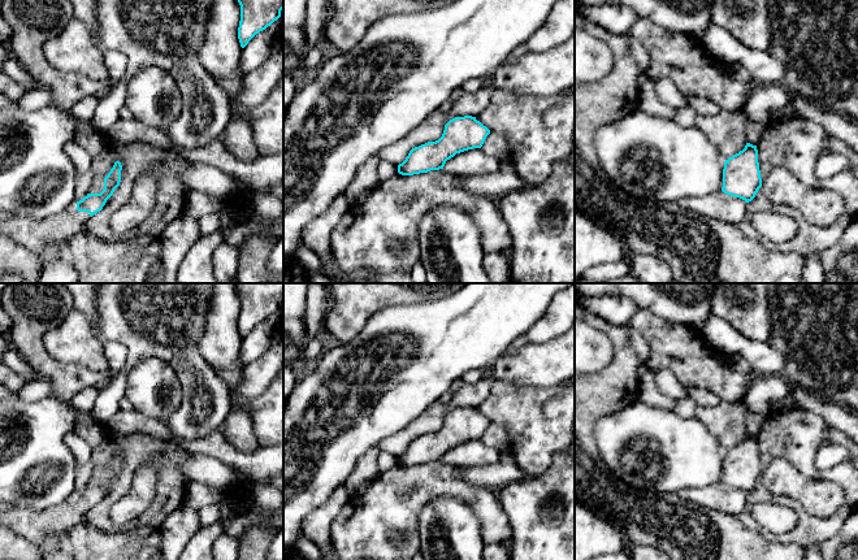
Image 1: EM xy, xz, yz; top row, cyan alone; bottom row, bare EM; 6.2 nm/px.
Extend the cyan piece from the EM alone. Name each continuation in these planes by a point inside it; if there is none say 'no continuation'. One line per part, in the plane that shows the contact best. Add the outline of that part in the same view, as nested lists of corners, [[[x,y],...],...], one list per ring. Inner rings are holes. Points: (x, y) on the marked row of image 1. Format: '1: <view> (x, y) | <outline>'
1: xy (31, 233) | [[[73,200],[62,212],[46,218],[12,217],[0,221],[0,234],[12,236],[34,253],[40,252],[46,243],[58,249],[62,242],[68,243],[78,231],[86,229],[90,217],[88,212],[78,212],[77,201]]]

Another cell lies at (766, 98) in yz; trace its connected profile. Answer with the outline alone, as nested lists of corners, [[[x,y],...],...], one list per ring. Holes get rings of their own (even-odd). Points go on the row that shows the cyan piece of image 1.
[[[781,83],[757,84],[742,110],[748,120],[759,120],[768,123],[771,113],[788,104],[789,94]]]

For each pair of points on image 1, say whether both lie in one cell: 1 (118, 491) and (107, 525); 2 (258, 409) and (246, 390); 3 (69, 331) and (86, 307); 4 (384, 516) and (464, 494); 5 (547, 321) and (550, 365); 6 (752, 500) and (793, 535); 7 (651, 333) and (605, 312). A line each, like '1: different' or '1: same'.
1: same
2: different
3: different
4: same
5: different
6: same
7: different

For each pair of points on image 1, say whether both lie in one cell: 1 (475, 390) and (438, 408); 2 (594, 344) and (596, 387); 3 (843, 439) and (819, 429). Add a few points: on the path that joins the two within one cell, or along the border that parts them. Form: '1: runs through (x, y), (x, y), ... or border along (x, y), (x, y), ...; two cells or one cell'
1: runs through (466, 396), (447, 407); one cell
2: border along (610, 344), (611, 360), (602, 369), (588, 373); two cells
3: runs through (837, 437), (824, 434); one cell

